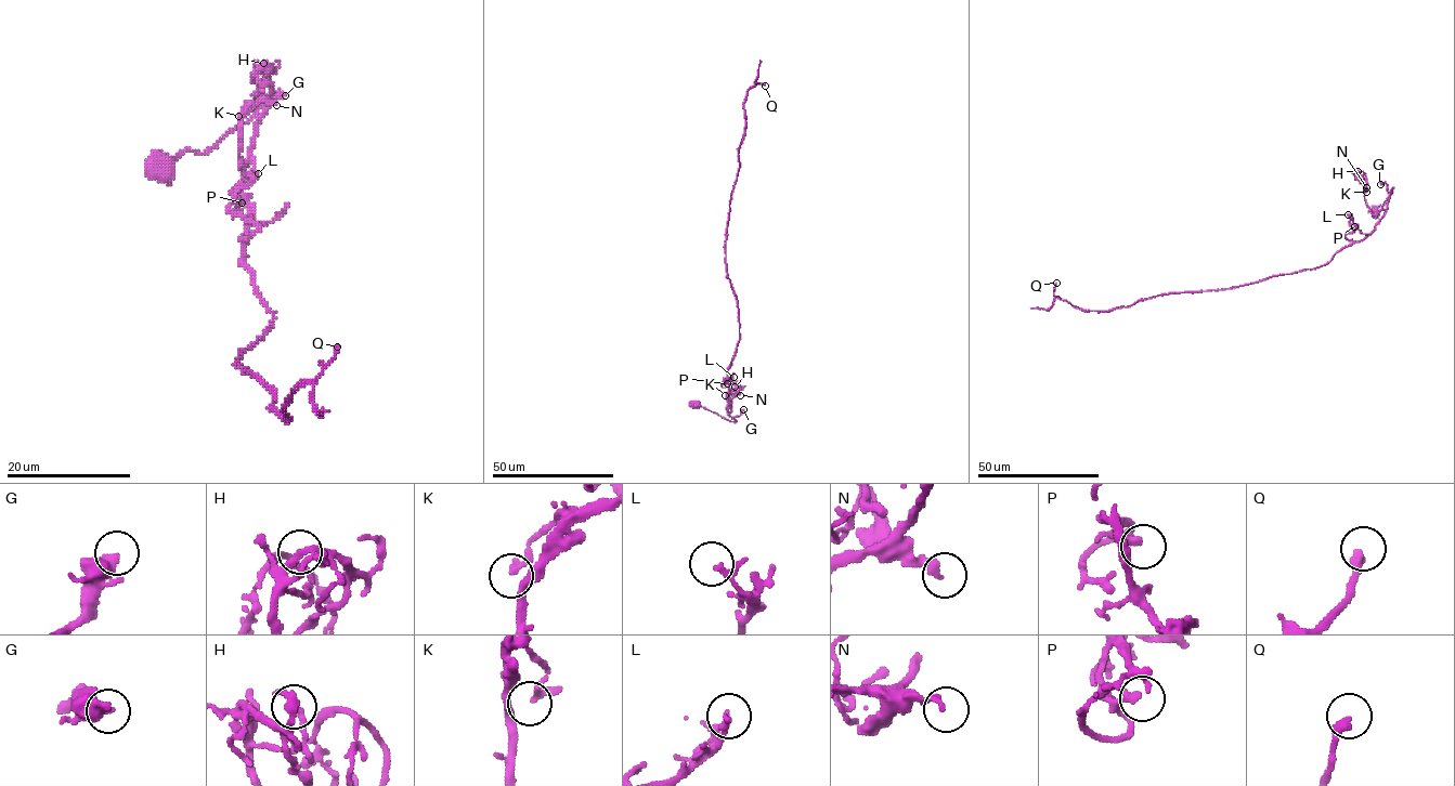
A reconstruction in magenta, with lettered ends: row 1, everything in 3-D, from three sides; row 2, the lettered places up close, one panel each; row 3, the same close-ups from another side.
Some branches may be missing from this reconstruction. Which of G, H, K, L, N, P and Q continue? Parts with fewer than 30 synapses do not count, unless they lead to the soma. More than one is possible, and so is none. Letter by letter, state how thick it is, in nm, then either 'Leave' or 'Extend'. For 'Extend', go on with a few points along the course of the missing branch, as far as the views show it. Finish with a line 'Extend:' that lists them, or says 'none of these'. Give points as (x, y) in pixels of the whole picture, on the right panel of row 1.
G: Thickness 550 nm. Extend. Course of what is missing: (1380, 184), (1367, 152), (1362, 148)
H: Thickness 120 nm. Leave
K: Thickness 240 nm. Leave
L: Thickness 130 nm. Leave
N: Thickness 170 nm. Leave
P: Thickness 180 nm. Leave
Q: Thickness 320 nm. Extend. Course of what is missing: (1056, 283), (1049, 222), (1089, 181), (1085, 123), (1112, 73), (1101, 67), (1091, 77), (1102, 88), (1102, 99)
Extend: G, Q

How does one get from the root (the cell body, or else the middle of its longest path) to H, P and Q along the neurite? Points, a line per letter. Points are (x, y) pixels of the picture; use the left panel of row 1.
H: (163, 171), (264, 105), (254, 170), (242, 166), (242, 117), (272, 91), (263, 63)
P: (163, 171), (185, 152), (213, 148), (264, 105), (246, 167), (244, 241), (258, 227), (233, 196), (242, 202)
Q: (163, 171), (264, 105), (243, 188), (243, 263), (274, 321), (238, 364), (286, 419), (293, 392), (337, 346)

